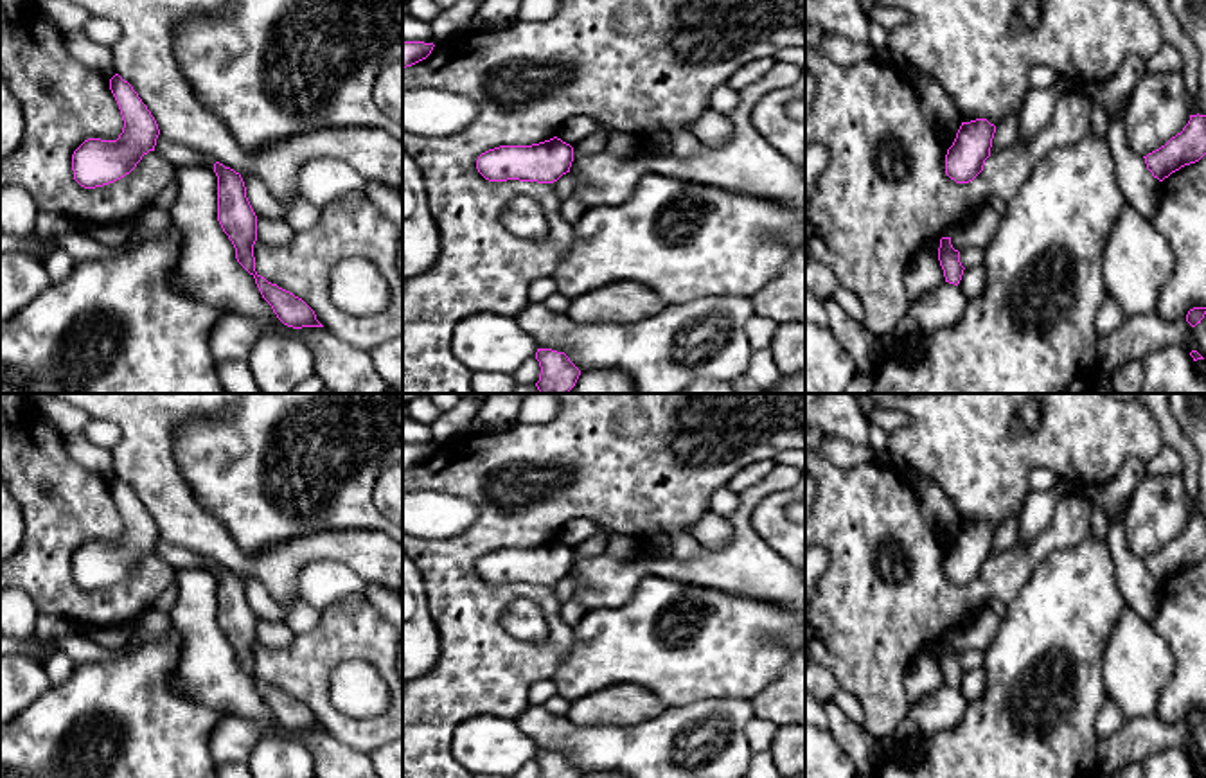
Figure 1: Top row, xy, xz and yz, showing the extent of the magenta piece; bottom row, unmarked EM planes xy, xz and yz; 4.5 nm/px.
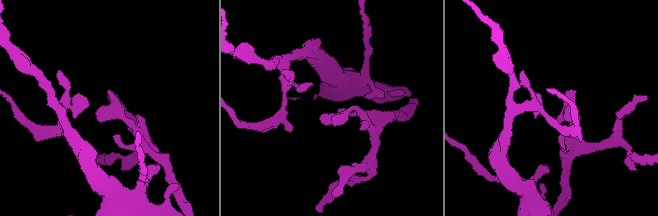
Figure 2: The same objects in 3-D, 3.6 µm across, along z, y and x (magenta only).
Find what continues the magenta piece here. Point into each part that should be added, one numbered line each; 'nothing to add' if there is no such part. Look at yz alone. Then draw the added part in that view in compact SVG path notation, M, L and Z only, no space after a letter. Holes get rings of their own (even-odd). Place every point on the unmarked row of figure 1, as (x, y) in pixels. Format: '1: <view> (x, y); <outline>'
1: yz (1007, 534); M1008 517L996 530L990 557L1012 548L1019 541L1019 517Z

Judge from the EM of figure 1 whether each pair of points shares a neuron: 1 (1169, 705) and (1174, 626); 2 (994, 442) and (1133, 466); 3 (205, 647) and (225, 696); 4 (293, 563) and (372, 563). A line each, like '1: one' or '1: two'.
1: one
2: two
3: one
4: one

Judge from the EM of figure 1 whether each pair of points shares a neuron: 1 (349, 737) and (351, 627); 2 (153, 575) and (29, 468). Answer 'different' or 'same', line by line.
1: same
2: same

